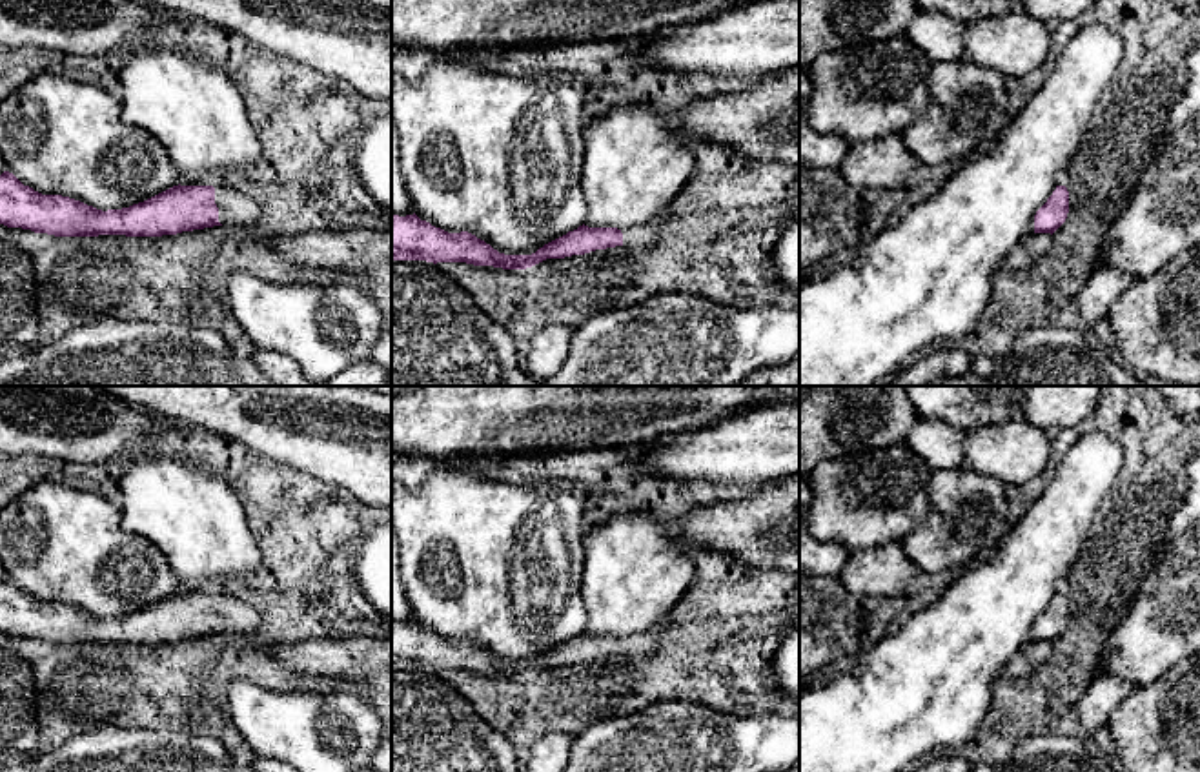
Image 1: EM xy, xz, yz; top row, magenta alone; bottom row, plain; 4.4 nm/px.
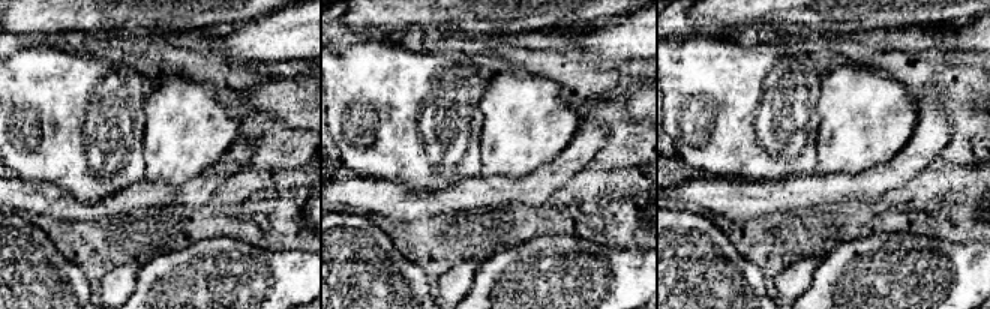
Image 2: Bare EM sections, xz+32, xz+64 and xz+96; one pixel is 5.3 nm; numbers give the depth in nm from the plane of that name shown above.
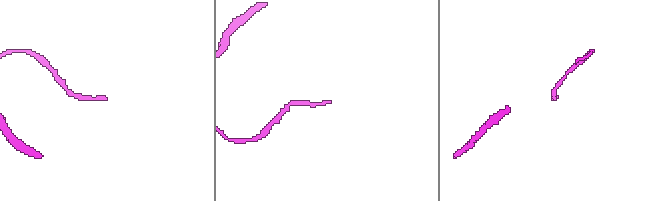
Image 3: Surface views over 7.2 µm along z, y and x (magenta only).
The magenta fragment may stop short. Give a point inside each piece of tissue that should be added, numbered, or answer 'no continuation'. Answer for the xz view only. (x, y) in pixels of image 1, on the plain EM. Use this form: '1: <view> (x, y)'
1: xz (641, 643)

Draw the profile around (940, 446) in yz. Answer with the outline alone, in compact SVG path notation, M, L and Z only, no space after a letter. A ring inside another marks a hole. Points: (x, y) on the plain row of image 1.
M918 417L905 444L921 457L927 468L938 472L965 466L963 437L961 430L947 422Z

